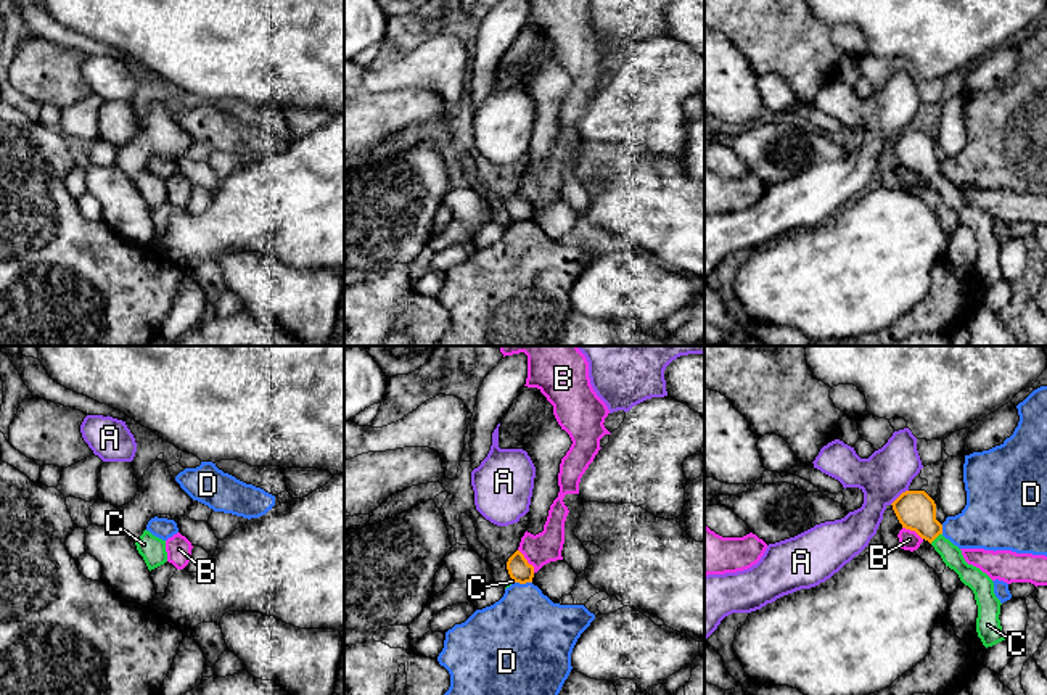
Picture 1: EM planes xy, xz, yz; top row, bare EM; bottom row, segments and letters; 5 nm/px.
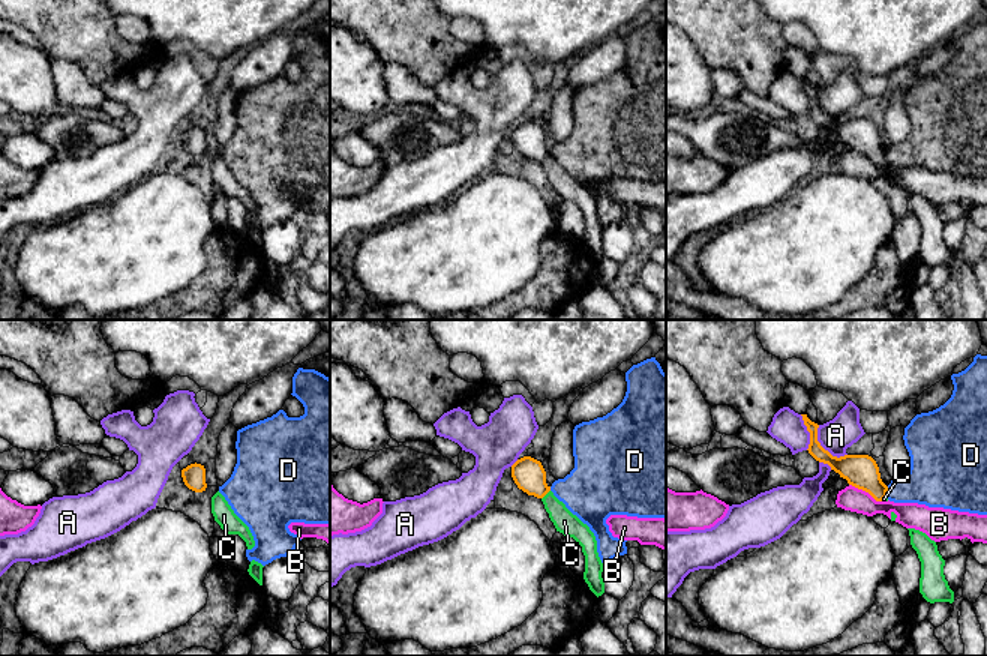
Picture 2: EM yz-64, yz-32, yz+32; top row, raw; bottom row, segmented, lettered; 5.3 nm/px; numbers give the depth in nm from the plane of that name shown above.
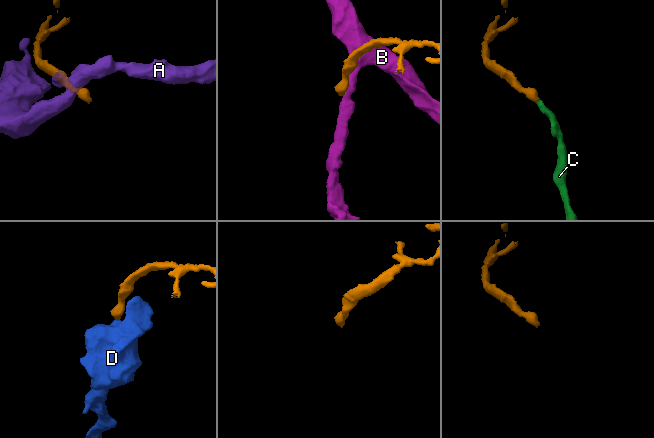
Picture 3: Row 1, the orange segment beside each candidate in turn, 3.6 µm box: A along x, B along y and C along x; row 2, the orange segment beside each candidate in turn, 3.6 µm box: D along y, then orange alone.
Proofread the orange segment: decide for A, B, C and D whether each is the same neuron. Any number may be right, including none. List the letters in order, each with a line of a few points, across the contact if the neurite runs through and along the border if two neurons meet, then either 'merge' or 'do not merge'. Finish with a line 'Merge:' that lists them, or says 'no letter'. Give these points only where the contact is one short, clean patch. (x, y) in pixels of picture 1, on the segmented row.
A: line yz (907, 489), (890, 504); do not merge
B: line xz (518, 549), (534, 571); do not merge
C: line yz (915, 510), (935, 538), (951, 554); merge
D: line xz (515, 581), (531, 583); do not merge
Merge: C

